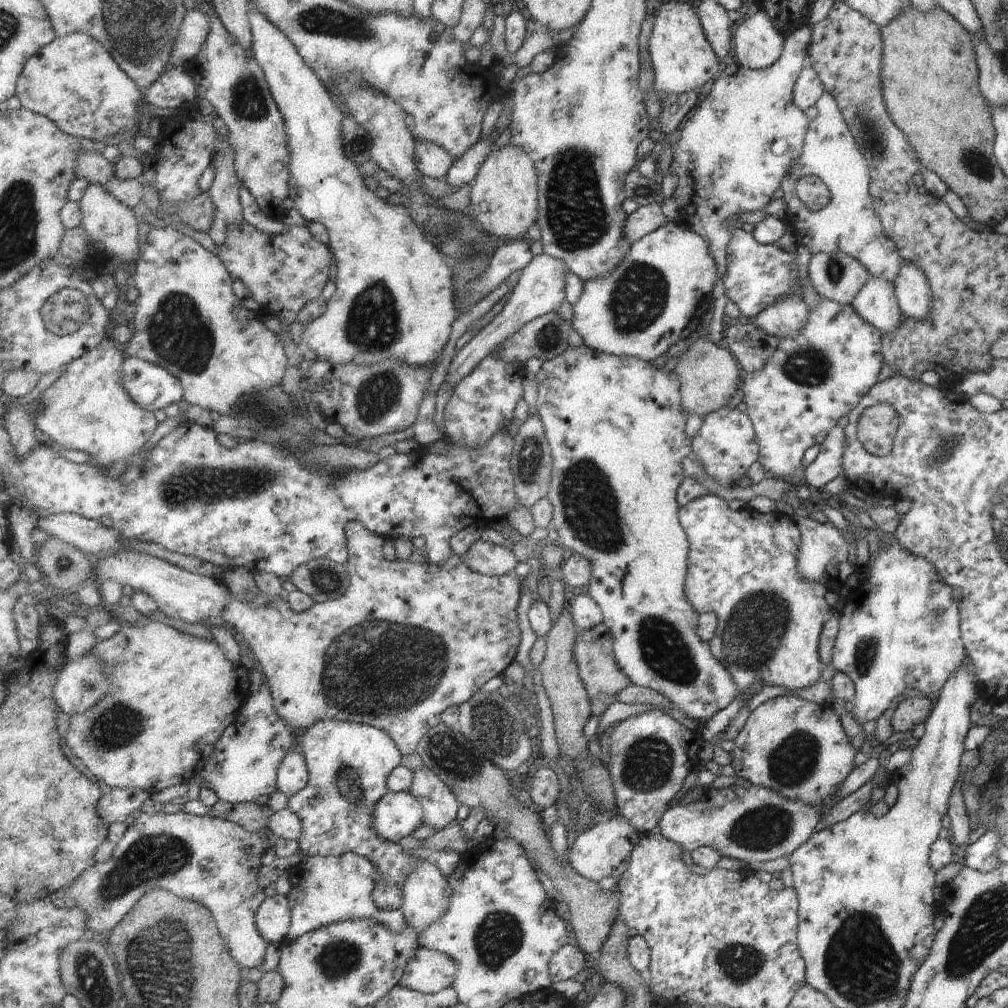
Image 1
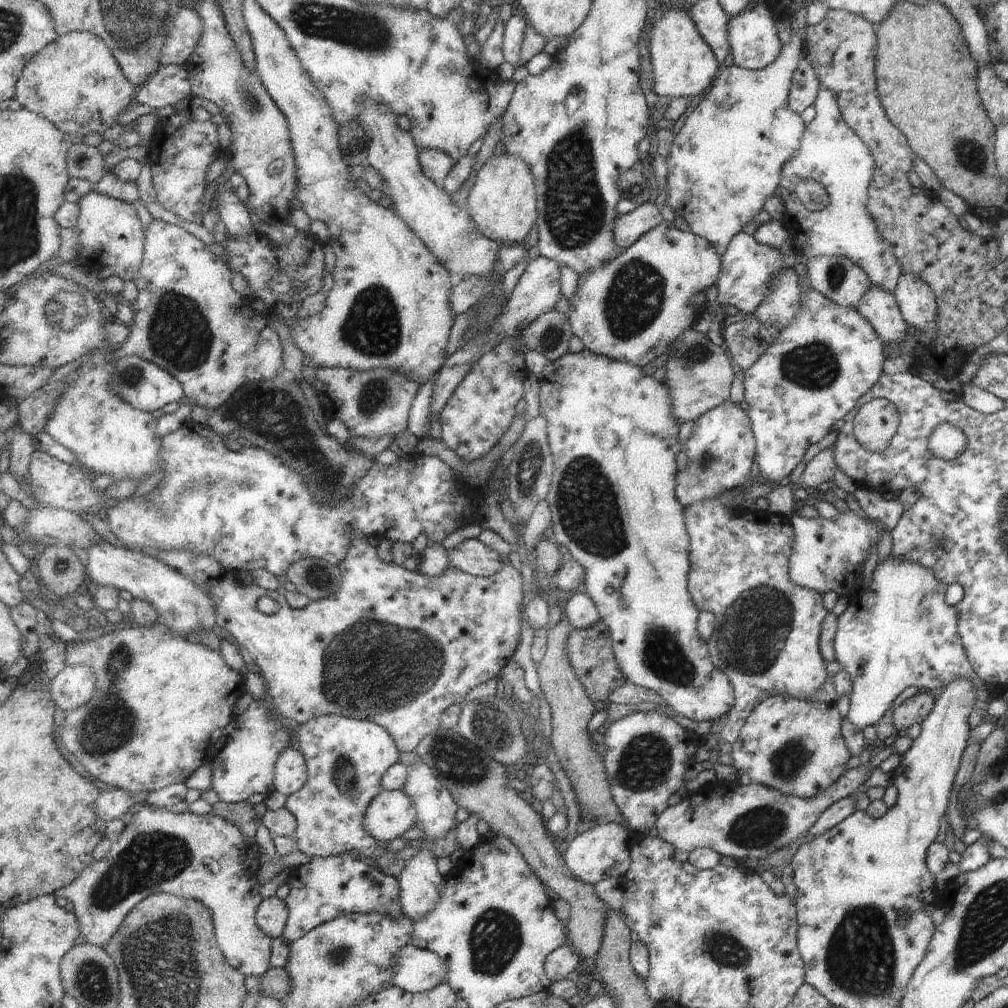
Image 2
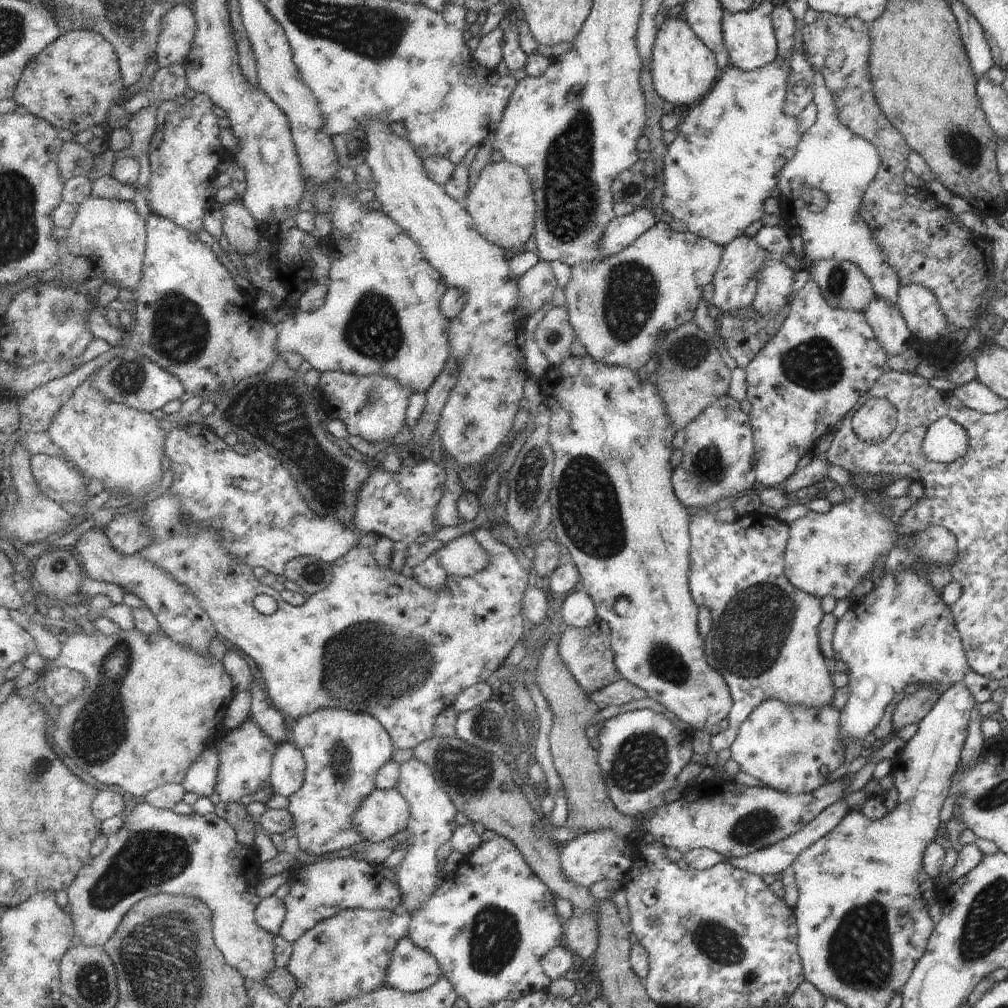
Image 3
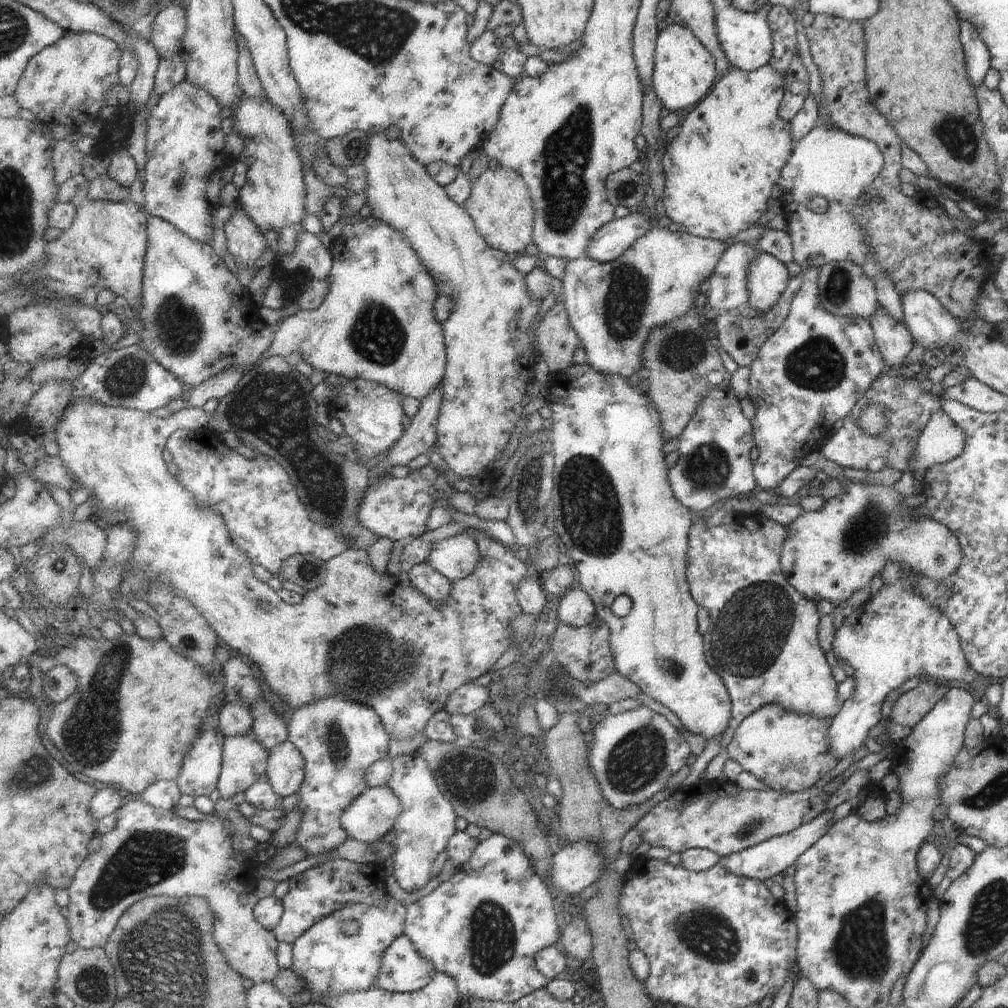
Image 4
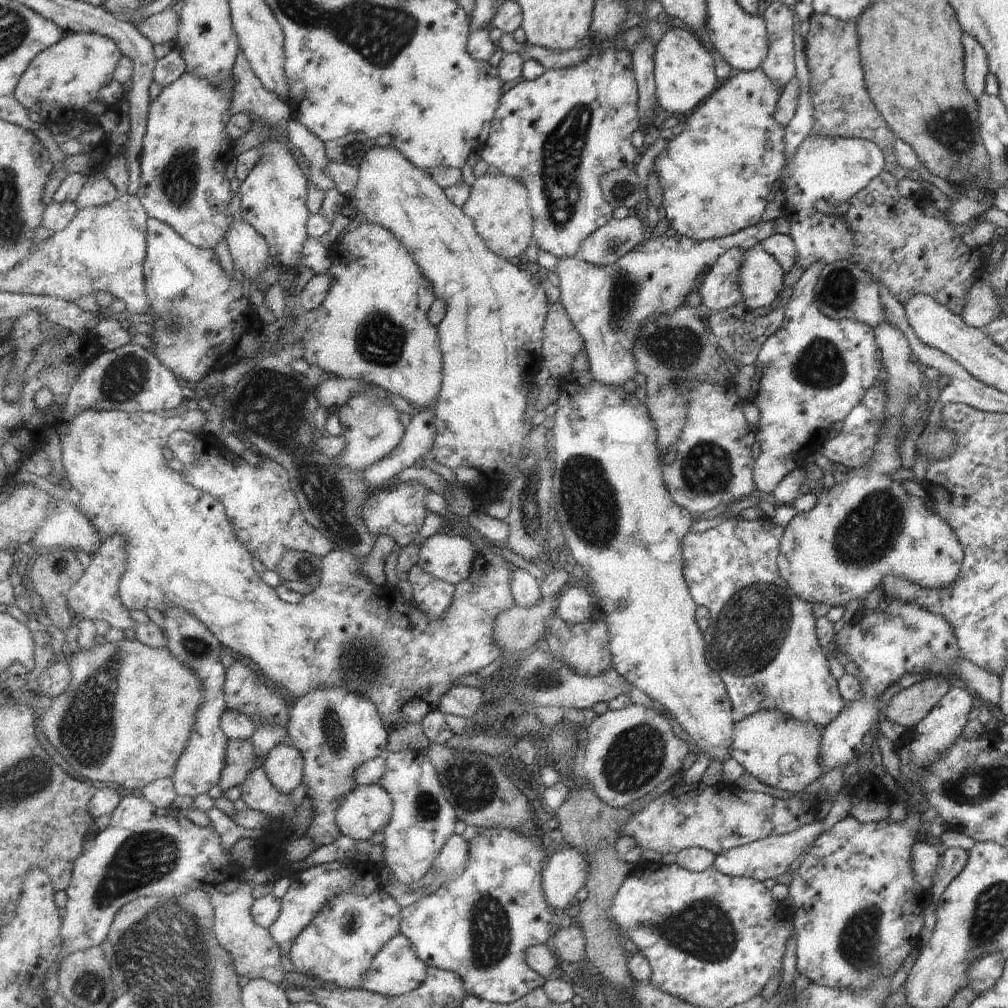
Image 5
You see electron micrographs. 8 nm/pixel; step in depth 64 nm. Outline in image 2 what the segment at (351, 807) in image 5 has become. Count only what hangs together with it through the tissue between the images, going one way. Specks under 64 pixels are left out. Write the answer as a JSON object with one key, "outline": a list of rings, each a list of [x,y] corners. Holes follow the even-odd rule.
{"outline":[[[385,789],[373,802],[366,814],[366,830],[383,843],[401,838],[418,823],[418,809],[410,796],[402,790]]]}

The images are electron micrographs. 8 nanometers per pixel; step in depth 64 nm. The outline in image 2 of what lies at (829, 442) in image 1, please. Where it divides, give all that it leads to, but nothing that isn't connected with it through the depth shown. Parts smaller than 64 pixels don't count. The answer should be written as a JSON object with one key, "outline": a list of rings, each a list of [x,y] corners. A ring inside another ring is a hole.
{"outline":[[[833,444],[819,451],[810,461],[805,463],[805,468],[793,487],[812,490],[833,478],[836,468],[835,460],[831,456]]]}

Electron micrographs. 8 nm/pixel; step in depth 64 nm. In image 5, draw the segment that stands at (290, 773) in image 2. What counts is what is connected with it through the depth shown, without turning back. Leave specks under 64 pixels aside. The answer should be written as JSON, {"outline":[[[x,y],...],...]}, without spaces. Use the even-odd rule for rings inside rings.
{"outline":[[[279,744],[266,757],[264,767],[270,781],[283,794],[290,794],[304,784],[303,753],[293,744]]]}

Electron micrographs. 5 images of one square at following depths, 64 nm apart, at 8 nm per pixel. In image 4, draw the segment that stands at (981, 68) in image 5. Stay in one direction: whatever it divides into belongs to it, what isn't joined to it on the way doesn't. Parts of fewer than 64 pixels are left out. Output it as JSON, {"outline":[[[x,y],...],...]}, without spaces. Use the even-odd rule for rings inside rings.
{"outline":[[[954,10],[957,22],[959,23],[959,42],[961,43],[963,54],[965,72],[967,80],[975,89],[977,86],[983,84],[984,76],[990,69],[990,58],[985,48],[985,44],[981,42],[979,34],[967,20],[963,20],[957,10]]]}

